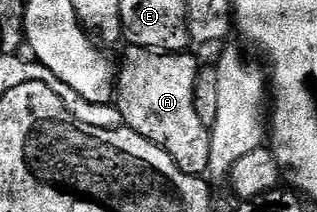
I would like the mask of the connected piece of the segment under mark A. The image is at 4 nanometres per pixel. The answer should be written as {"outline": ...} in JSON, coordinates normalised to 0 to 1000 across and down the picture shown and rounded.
{"outline":[[[404,212],[388,255],[388,297],[369,311],[369,382],[363,396],[360,495],[375,505],[388,552],[388,594],[426,613],[457,660],[505,689],[587,821],[650,825],[659,807],[659,736],[666,731],[666,618],[621,552],[621,509],[609,509],[609,434],[615,382],[634,325],[634,292],[603,259],[603,245],[505,245],[461,236],[442,217]]]}

